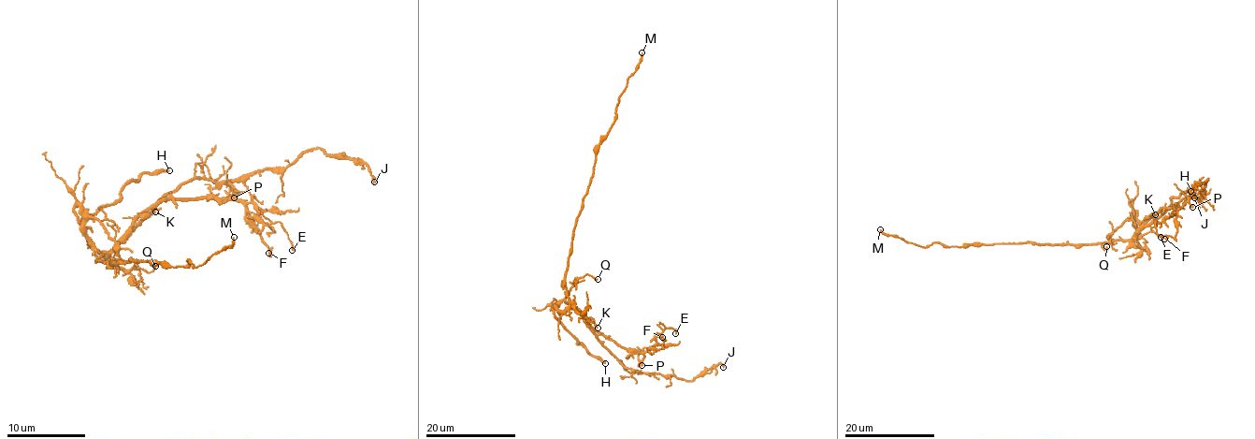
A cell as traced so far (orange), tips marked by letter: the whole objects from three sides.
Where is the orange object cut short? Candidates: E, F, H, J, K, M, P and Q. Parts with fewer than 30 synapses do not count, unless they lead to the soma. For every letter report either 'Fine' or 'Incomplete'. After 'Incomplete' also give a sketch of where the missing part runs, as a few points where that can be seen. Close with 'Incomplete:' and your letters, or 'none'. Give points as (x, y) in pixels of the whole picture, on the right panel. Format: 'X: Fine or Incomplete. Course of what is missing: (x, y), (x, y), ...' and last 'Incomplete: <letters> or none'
E: Fine
F: Fine
H: Incomplete. Course of what is missing: (1190, 191), (1204, 175), (1222, 172), (1220, 167), (1214, 171), (1214, 180), (1224, 209), (1234, 219), (1237, 212)
J: Fine
K: Fine
M: Fine
P: Fine
Q: Fine
Incomplete: H

